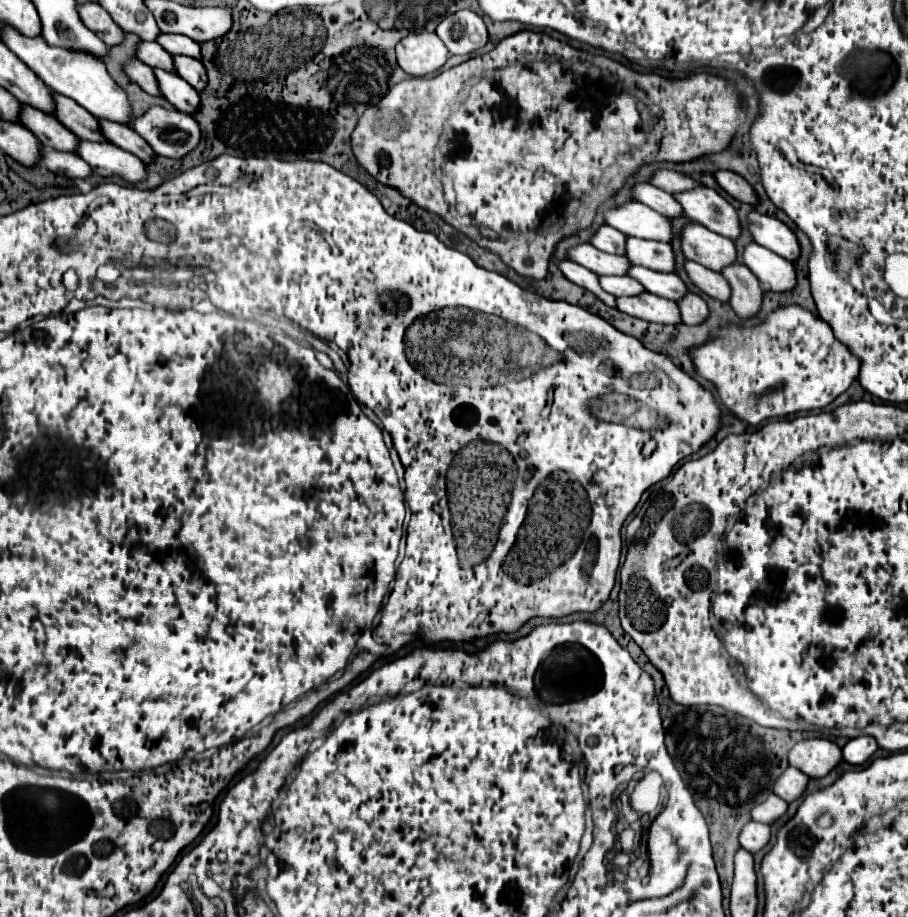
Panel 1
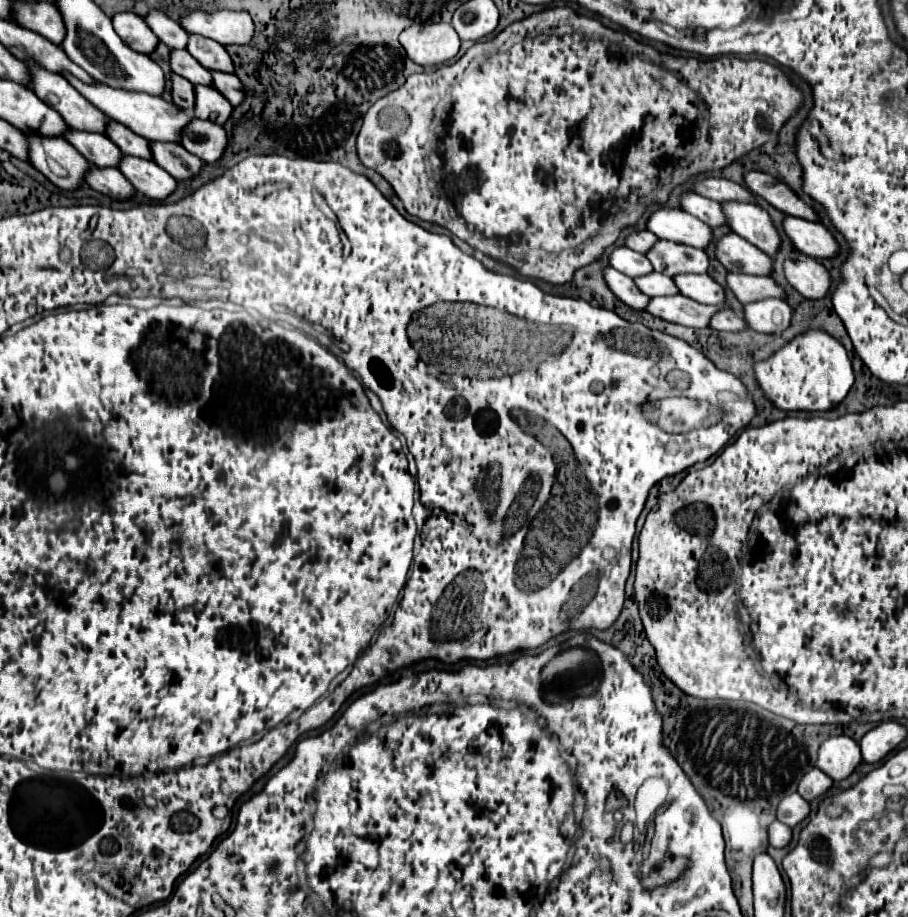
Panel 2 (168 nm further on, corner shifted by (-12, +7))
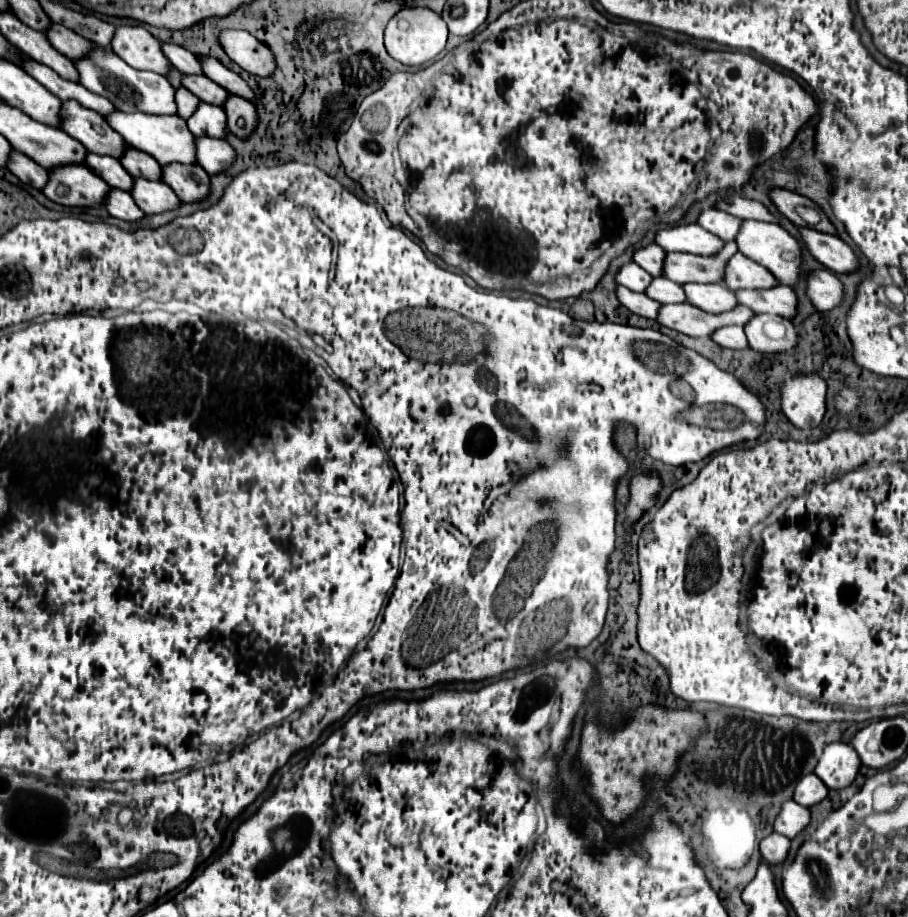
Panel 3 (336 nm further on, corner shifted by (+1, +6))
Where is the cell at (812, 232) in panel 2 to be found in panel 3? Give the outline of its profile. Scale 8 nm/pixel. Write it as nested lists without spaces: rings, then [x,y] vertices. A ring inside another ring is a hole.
[[[802,228],[802,238],[804,238],[810,254],[818,262],[822,262],[826,268],[830,268],[830,272],[850,274],[850,272],[858,270],[860,262],[858,262],[854,250],[838,236],[830,236],[830,234],[812,230],[812,228]]]

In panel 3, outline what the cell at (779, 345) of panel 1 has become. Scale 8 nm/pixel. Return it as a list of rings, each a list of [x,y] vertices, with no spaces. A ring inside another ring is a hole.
[[[818,374],[786,380],[782,386],[782,410],[796,428],[816,428],[826,412],[826,382]]]

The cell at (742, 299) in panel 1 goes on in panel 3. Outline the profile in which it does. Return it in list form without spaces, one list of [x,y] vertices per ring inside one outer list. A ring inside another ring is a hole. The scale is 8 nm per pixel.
[[[756,314],[746,324],[746,336],[752,350],[760,354],[778,354],[788,352],[798,342],[798,332],[790,320],[770,316],[770,314]]]

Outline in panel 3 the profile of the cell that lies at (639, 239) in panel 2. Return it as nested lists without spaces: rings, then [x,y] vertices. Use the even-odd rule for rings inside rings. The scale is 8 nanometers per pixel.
[[[650,244],[650,246],[634,252],[634,262],[638,266],[642,266],[654,278],[662,276],[662,272],[664,272],[664,258],[666,258],[666,252],[658,244]]]

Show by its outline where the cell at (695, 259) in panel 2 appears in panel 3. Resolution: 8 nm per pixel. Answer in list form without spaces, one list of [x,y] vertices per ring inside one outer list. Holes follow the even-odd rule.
[[[728,242],[724,246],[724,250],[716,256],[696,256],[696,254],[686,254],[686,252],[684,254],[670,252],[666,256],[664,276],[678,282],[678,284],[722,282],[728,258],[736,252],[738,252],[736,242]]]

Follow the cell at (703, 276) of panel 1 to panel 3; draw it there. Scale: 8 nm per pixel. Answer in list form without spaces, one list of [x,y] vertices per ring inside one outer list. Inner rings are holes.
[[[774,286],[770,290],[736,290],[740,304],[750,306],[756,314],[778,314],[792,320],[798,308],[798,296],[790,286]]]

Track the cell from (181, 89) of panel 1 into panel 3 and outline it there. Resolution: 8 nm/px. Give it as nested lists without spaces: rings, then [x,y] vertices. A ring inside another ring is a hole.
[[[200,102],[200,106],[194,112],[194,116],[188,118],[188,128],[190,128],[190,132],[196,138],[200,138],[200,136],[224,138],[224,134],[226,134],[226,114],[224,114],[224,108]]]

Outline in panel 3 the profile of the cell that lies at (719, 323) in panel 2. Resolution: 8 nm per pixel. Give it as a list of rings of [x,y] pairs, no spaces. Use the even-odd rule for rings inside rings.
[[[724,326],[712,334],[712,340],[724,348],[730,348],[730,350],[748,348],[744,328],[740,328],[740,326]]]

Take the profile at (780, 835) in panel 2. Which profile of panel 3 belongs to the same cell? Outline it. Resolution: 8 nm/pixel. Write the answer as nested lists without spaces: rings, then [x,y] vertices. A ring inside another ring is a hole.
[[[770,834],[760,842],[760,854],[764,858],[764,862],[776,866],[782,864],[788,858],[790,852],[790,840],[782,834]]]

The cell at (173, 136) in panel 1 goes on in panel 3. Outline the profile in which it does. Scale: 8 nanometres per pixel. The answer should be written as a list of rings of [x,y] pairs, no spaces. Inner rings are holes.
[[[202,136],[196,140],[196,152],[198,152],[198,164],[210,174],[220,174],[228,170],[236,162],[236,150],[226,140],[216,140]]]

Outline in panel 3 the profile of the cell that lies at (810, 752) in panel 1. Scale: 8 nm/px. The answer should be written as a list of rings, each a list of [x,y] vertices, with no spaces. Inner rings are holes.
[[[832,742],[826,746],[814,772],[830,790],[842,790],[854,782],[860,764],[862,762],[850,744]]]

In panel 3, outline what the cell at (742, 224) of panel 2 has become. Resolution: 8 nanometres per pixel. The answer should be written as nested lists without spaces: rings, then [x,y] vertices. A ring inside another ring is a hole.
[[[744,220],[740,234],[736,238],[736,244],[738,244],[738,252],[742,252],[750,260],[762,264],[764,268],[768,268],[780,284],[786,284],[786,286],[798,284],[800,268],[802,268],[800,242],[790,232],[786,232],[782,226],[768,224],[768,222],[756,222],[756,220]]]

